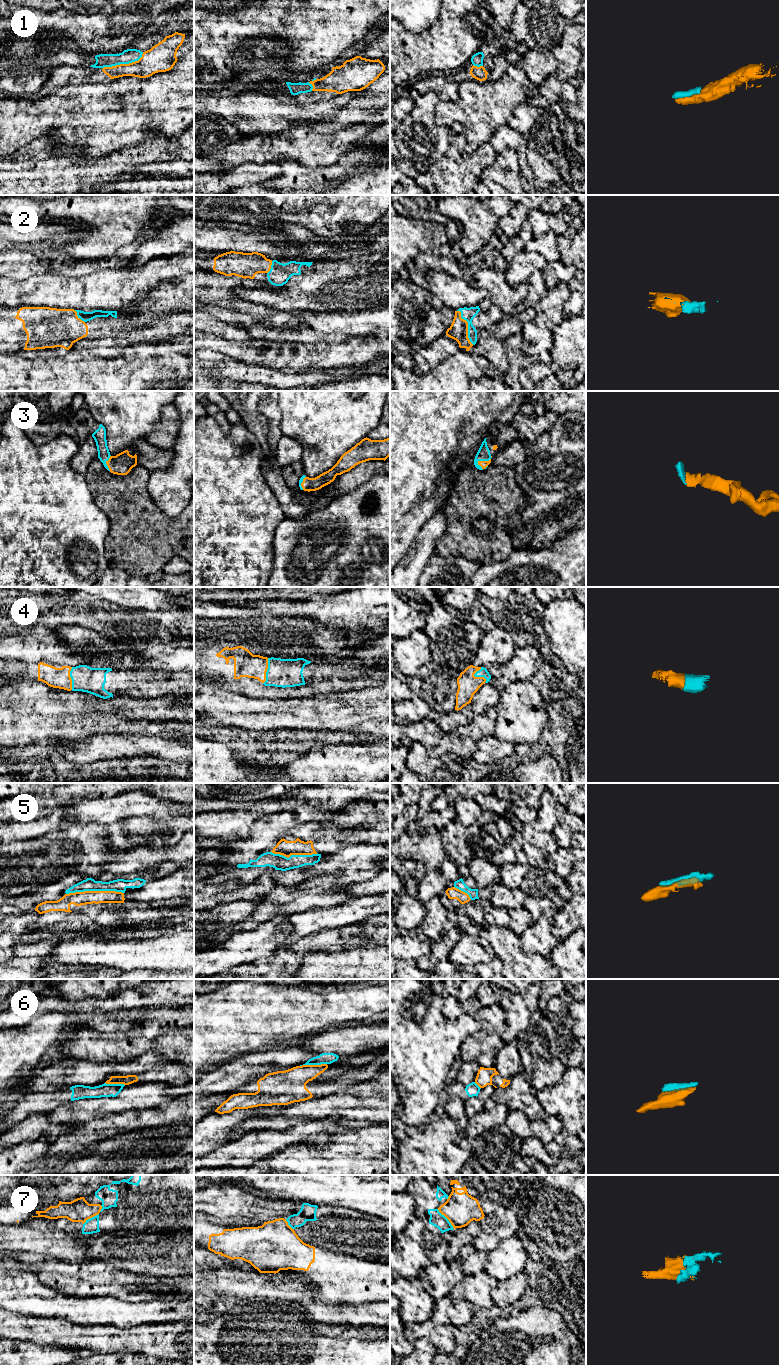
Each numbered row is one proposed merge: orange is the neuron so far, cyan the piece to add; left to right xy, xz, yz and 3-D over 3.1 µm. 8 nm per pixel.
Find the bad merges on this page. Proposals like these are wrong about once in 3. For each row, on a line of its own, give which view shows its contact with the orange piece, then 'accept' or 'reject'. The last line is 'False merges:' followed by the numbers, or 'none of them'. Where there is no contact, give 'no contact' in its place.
1: contact in xy; reject
2: contact in yz; accept
3: contact in yz; accept
4: contact in xz; accept
5: contact in xy; accept
6: contact in xz; reject
7: contact in yz; reject
False merges: 1, 6, 7

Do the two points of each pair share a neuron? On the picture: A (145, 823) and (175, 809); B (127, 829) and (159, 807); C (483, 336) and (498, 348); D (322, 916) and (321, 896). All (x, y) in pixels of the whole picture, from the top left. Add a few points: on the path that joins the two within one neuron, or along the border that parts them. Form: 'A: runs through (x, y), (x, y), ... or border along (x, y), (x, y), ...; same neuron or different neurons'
A: border along (183, 814), (173, 816), (157, 812), (145, 816); different neurons
B: border along (169, 813), (135, 815), (123, 820); different neurons
C: runs through (487, 340), (494, 347); same neuron
D: border along (345, 902), (328, 907), (315, 907), (299, 913); different neurons

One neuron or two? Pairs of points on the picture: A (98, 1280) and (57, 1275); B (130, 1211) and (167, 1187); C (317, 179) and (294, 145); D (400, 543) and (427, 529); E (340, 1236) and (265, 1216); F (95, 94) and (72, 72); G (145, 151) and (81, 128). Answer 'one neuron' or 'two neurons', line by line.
A: one neuron
B: one neuron
C: two neurons
D: two neurons
E: one neuron
F: two neurons
G: two neurons

